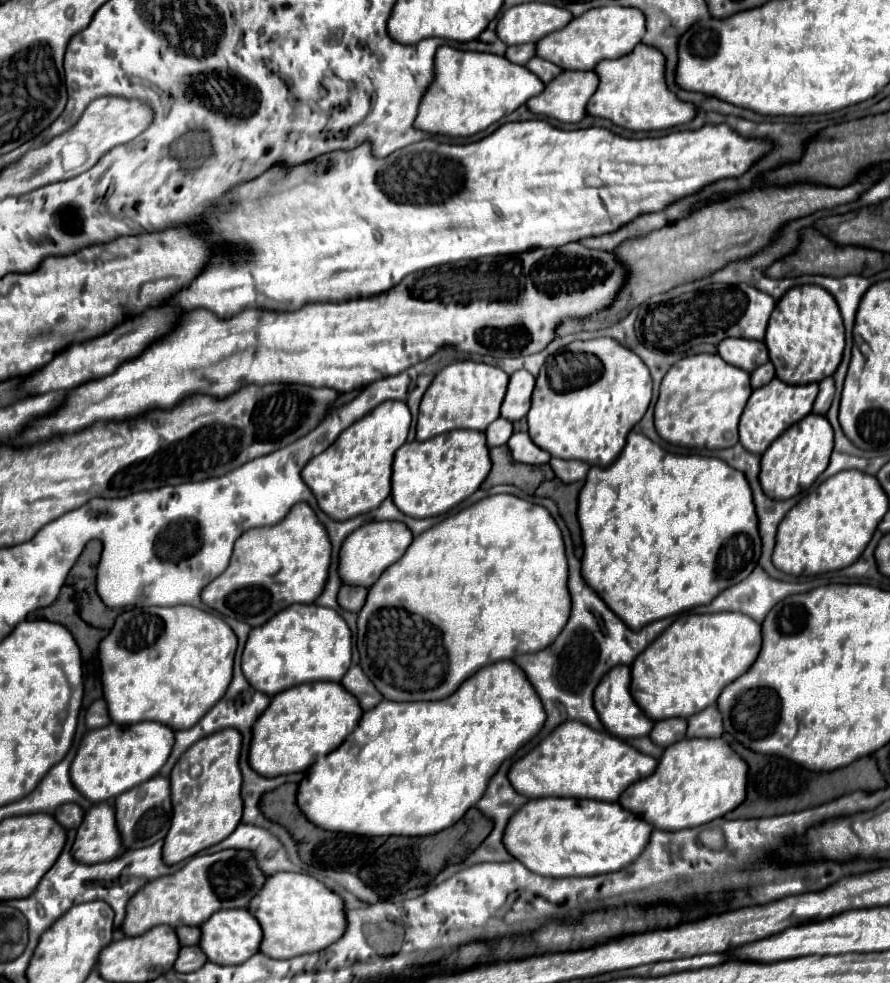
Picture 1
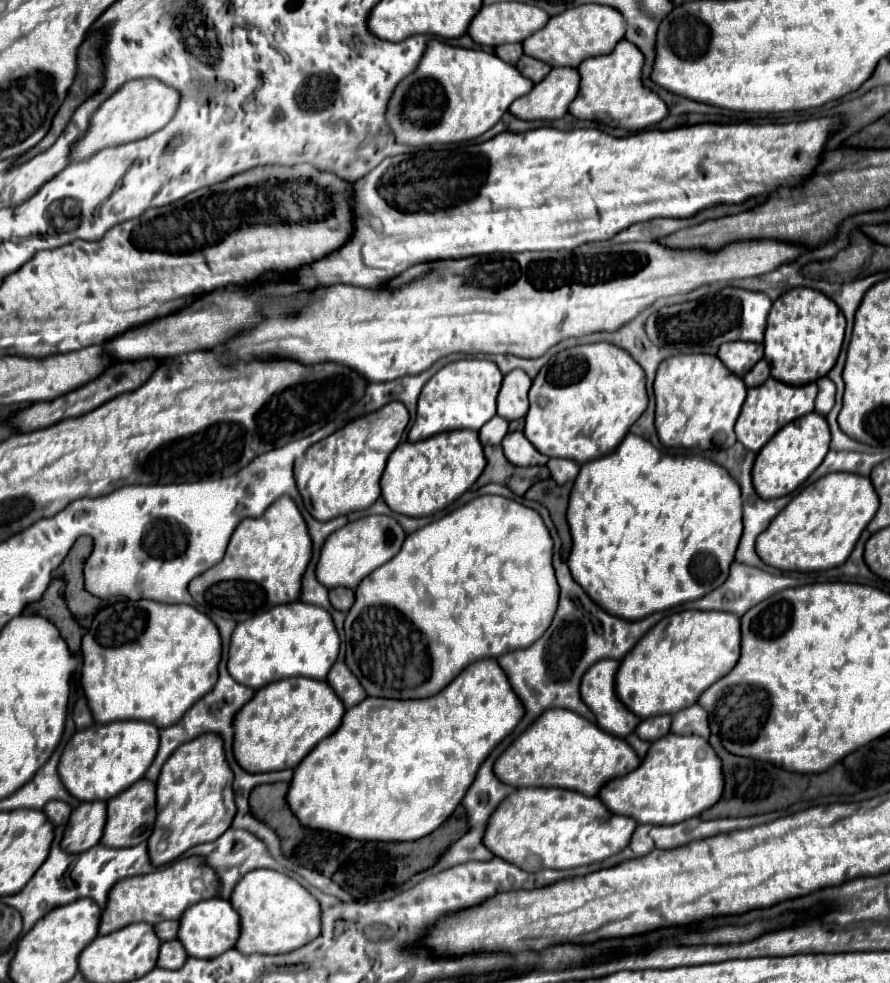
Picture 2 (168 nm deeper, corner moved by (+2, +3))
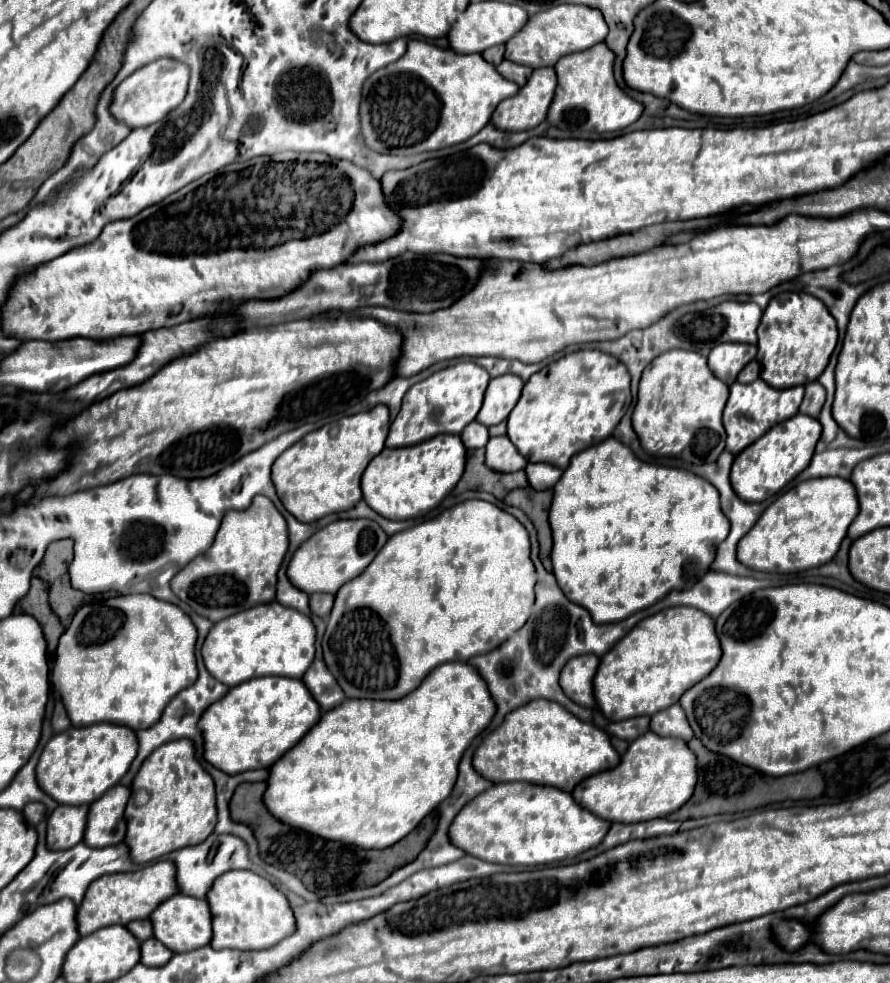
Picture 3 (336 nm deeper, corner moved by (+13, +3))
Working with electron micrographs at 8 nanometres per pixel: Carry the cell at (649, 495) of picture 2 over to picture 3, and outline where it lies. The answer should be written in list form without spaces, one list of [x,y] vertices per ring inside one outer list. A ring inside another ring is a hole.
[[[607,437],[605,441],[591,445],[589,449],[577,453],[577,457],[573,457],[573,461],[563,471],[561,479],[555,485],[553,503],[551,503],[551,509],[549,509],[549,523],[551,523],[551,529],[553,529],[553,551],[551,551],[553,575],[555,575],[561,591],[565,593],[565,597],[569,597],[569,601],[585,607],[591,613],[595,623],[623,621],[629,615],[651,607],[653,603],[657,603],[659,599],[663,599],[667,593],[675,591],[675,589],[693,587],[695,581],[709,571],[709,565],[715,559],[717,545],[729,535],[729,521],[719,507],[719,493],[717,493],[717,489],[713,489],[713,485],[709,485],[709,481],[693,475],[687,469],[675,469],[675,467],[663,467],[663,465],[639,461],[633,453],[629,453],[627,445],[619,443],[613,437]]]

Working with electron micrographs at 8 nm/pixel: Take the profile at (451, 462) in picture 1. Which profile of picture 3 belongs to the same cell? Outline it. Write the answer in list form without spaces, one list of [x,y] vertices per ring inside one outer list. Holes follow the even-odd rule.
[[[437,435],[411,447],[383,449],[363,473],[363,499],[371,509],[389,519],[423,517],[449,495],[461,479],[463,467],[465,447],[459,435]]]

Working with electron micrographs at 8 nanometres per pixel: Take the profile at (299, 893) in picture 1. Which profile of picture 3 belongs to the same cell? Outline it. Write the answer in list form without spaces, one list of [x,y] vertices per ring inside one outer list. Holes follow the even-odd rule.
[[[229,871],[217,877],[207,893],[213,917],[213,949],[269,949],[295,931],[295,917],[287,897],[253,871]]]

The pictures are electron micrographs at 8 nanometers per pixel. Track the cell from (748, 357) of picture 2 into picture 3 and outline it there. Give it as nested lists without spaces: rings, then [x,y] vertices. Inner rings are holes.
[[[721,343],[709,353],[709,369],[723,383],[731,385],[737,379],[737,373],[753,361],[757,355],[757,345],[747,343]]]

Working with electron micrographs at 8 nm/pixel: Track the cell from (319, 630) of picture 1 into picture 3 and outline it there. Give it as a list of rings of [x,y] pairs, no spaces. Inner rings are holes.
[[[279,601],[255,605],[219,621],[211,627],[201,647],[201,657],[209,673],[233,687],[261,675],[285,675],[301,679],[315,655],[315,627],[303,613]]]

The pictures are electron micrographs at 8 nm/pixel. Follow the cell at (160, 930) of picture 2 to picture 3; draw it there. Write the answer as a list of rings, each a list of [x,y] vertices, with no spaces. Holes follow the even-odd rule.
[[[143,919],[143,921],[133,921],[127,925],[127,929],[139,939],[139,941],[145,941],[149,937],[153,937],[153,931],[151,931],[151,921],[149,919]]]

